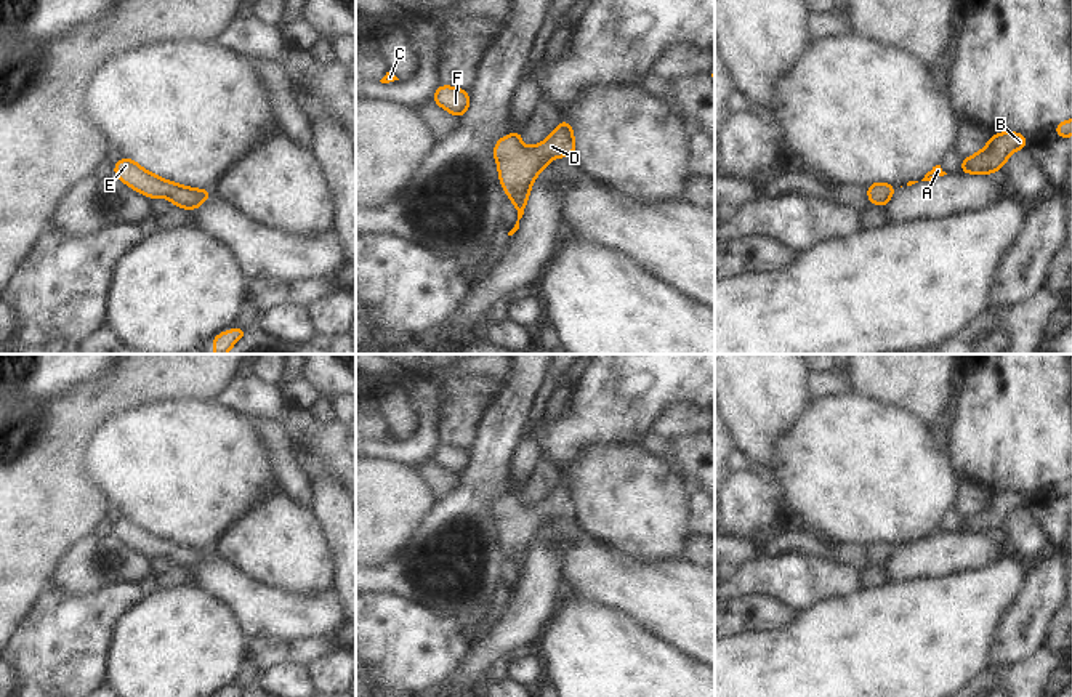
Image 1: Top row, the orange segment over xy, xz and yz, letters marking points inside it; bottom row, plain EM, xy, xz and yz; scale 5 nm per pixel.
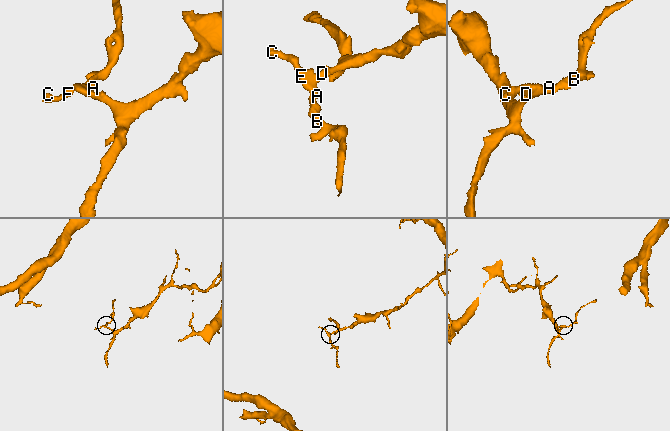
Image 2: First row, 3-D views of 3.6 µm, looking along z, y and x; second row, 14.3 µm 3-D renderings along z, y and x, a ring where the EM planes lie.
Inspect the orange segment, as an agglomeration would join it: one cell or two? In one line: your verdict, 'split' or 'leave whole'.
leave whole

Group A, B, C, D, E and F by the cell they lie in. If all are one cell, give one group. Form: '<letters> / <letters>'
A B C D E F

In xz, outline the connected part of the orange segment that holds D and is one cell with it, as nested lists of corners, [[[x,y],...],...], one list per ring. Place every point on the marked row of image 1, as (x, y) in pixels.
[[[561,120],[551,136],[534,147],[524,147],[521,143],[521,130],[503,136],[494,146],[494,159],[498,163],[500,183],[516,205],[518,221],[508,232],[513,236],[519,229],[519,220],[526,212],[526,202],[534,178],[558,155],[572,157],[575,139],[572,127],[567,120]]]

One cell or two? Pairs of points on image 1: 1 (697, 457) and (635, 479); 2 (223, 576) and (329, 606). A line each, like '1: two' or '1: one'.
1: two
2: one

